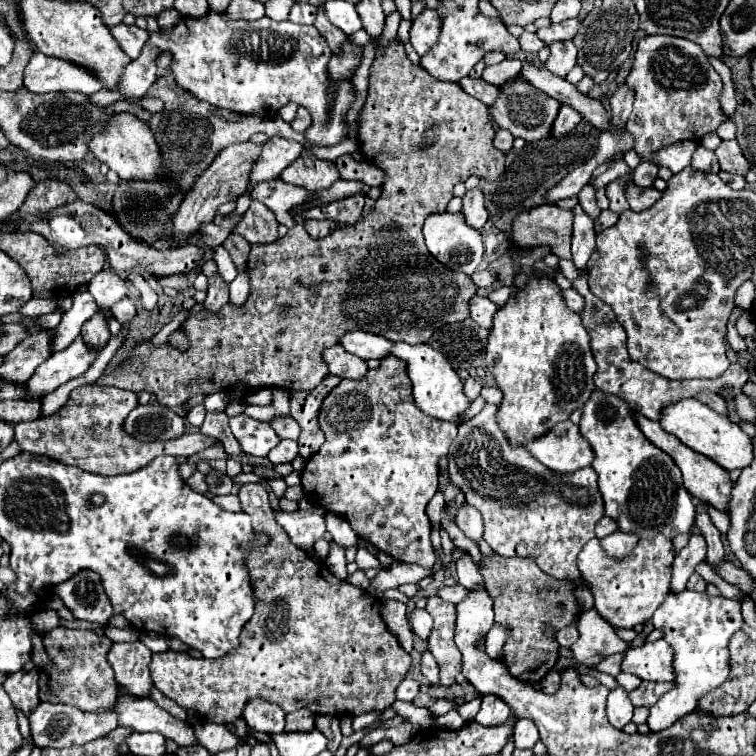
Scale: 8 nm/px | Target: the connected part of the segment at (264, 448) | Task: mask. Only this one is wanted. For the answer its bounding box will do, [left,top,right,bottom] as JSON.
[230,415,280,457]

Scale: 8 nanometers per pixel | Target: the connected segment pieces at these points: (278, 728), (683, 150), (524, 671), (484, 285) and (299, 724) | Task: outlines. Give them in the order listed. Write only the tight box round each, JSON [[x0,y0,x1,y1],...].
[[244,699,284,735],[652,141,698,173],[482,555,580,681],[472,269,496,289],[286,709,316,731]]

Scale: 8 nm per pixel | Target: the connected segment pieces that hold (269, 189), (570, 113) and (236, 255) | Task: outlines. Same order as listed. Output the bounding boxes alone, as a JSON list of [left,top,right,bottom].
[[252,179,314,229],[552,105,582,135],[222,235,250,273]]

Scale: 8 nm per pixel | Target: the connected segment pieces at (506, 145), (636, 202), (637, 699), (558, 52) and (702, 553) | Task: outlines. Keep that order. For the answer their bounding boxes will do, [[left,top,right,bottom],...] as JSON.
[[494,129,514,153],[626,183,662,211],[630,681,672,707],[546,41,576,77],[672,533,706,591]]

